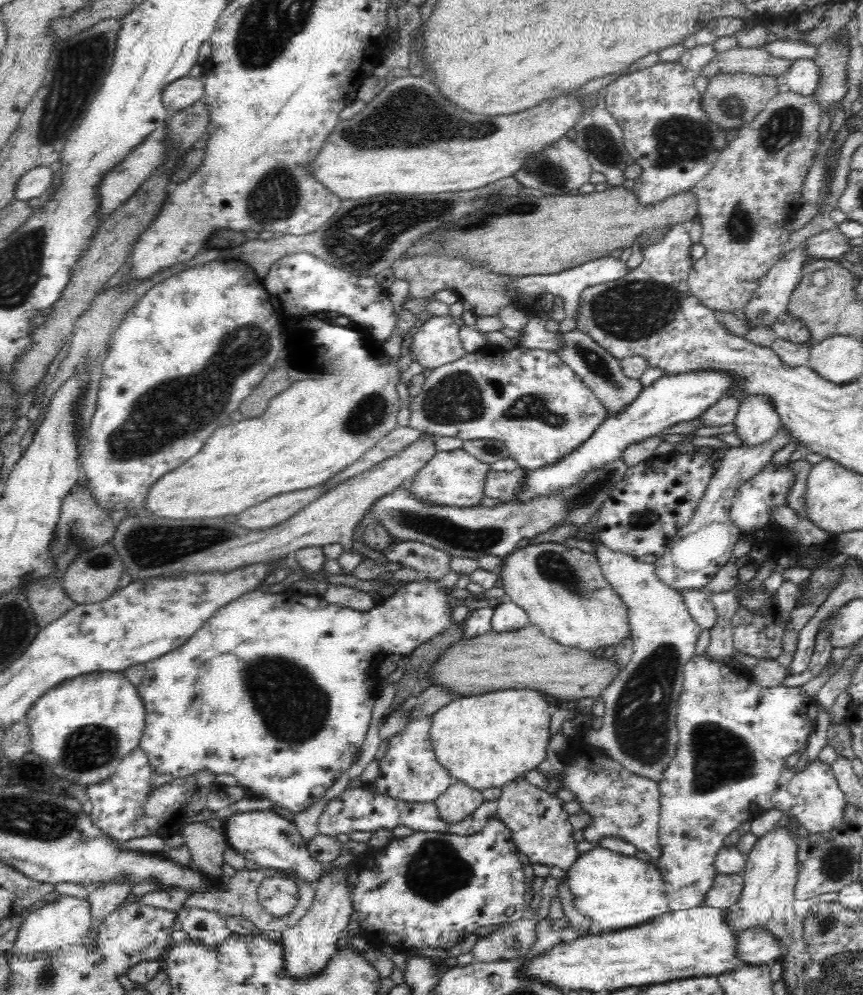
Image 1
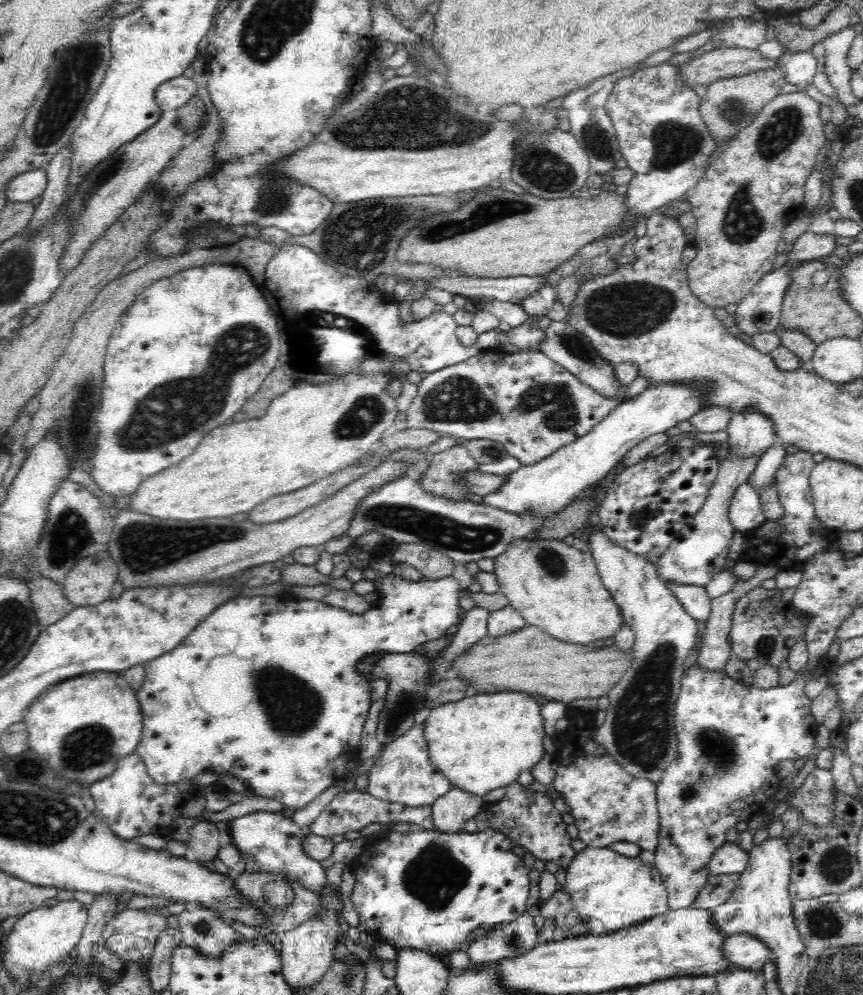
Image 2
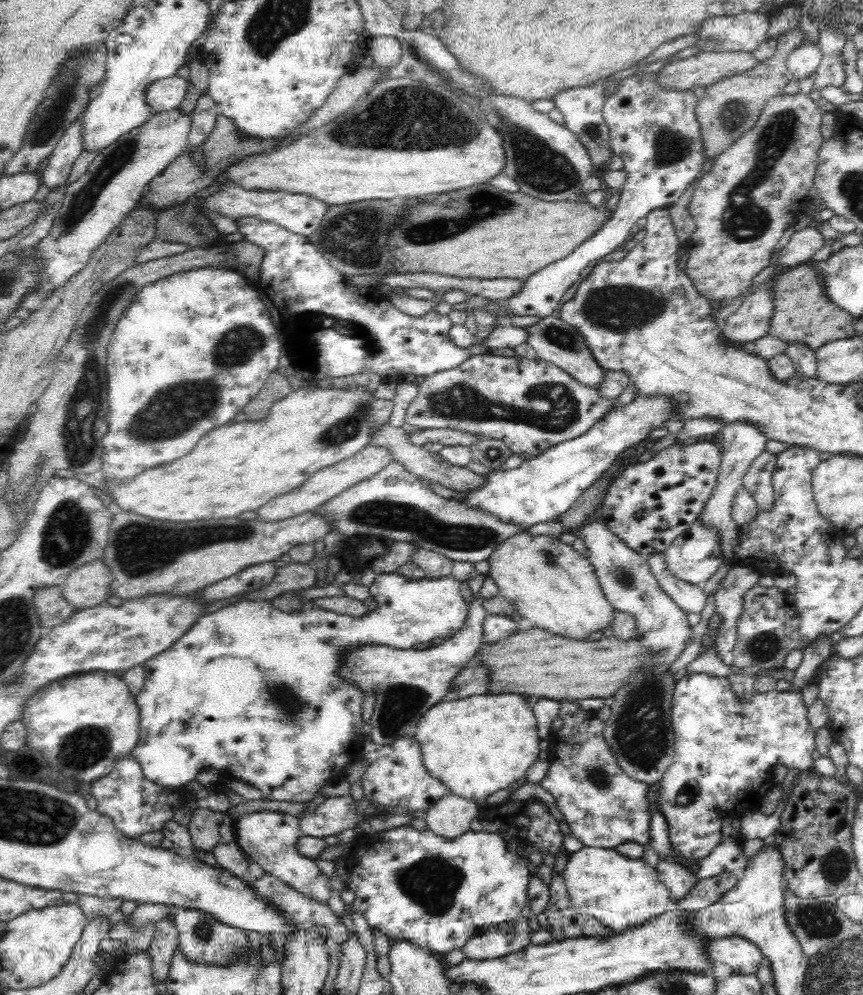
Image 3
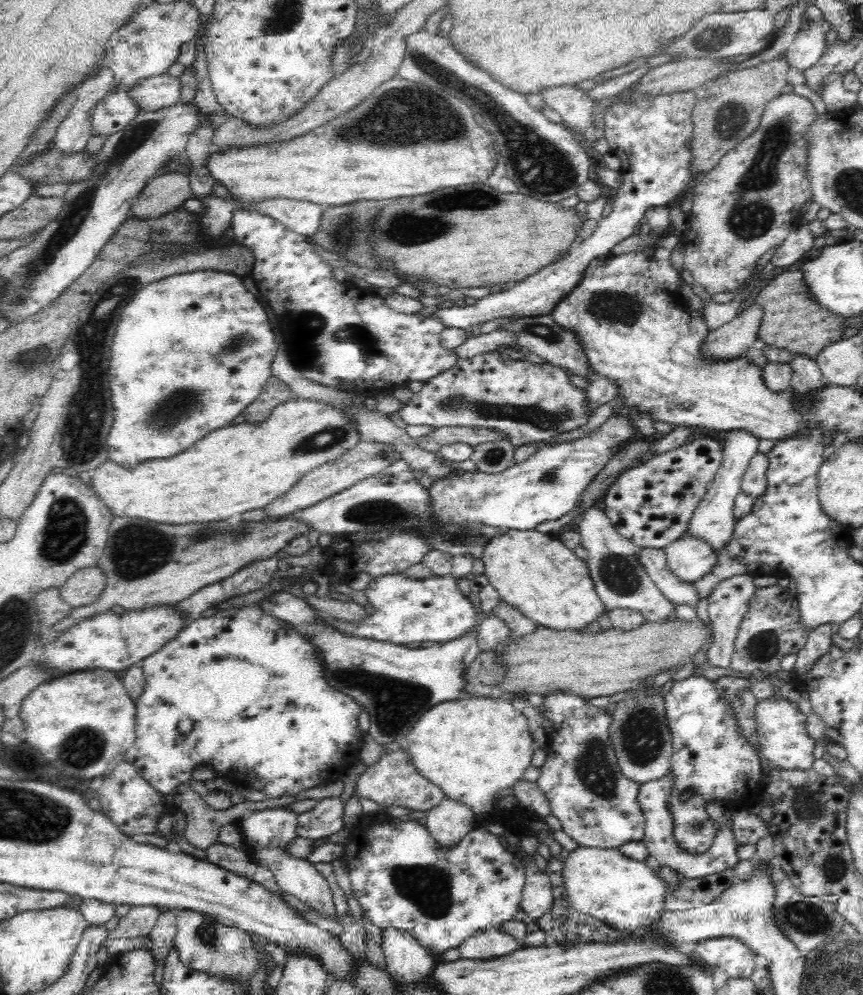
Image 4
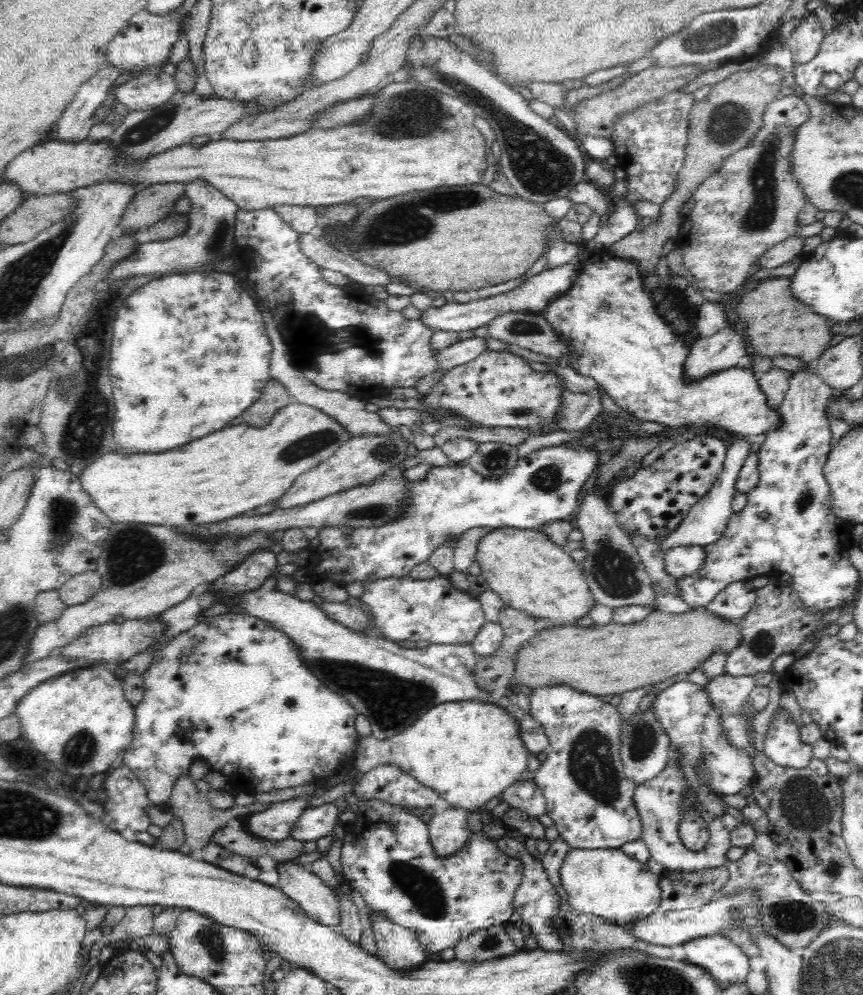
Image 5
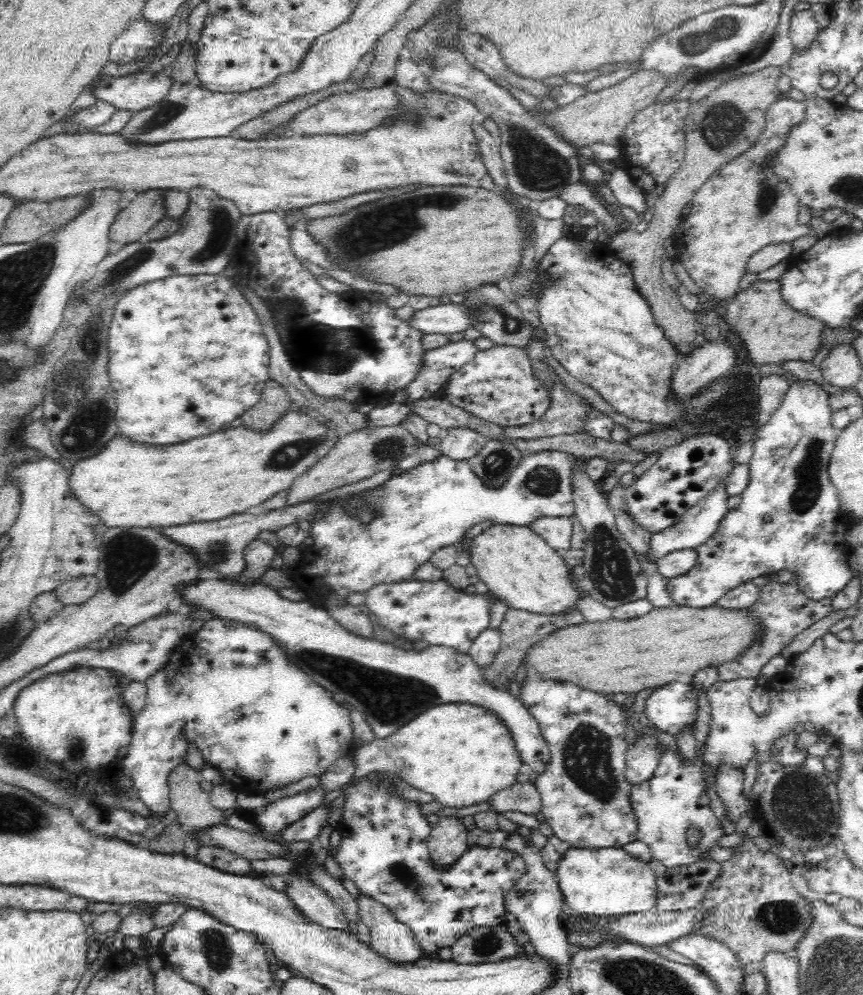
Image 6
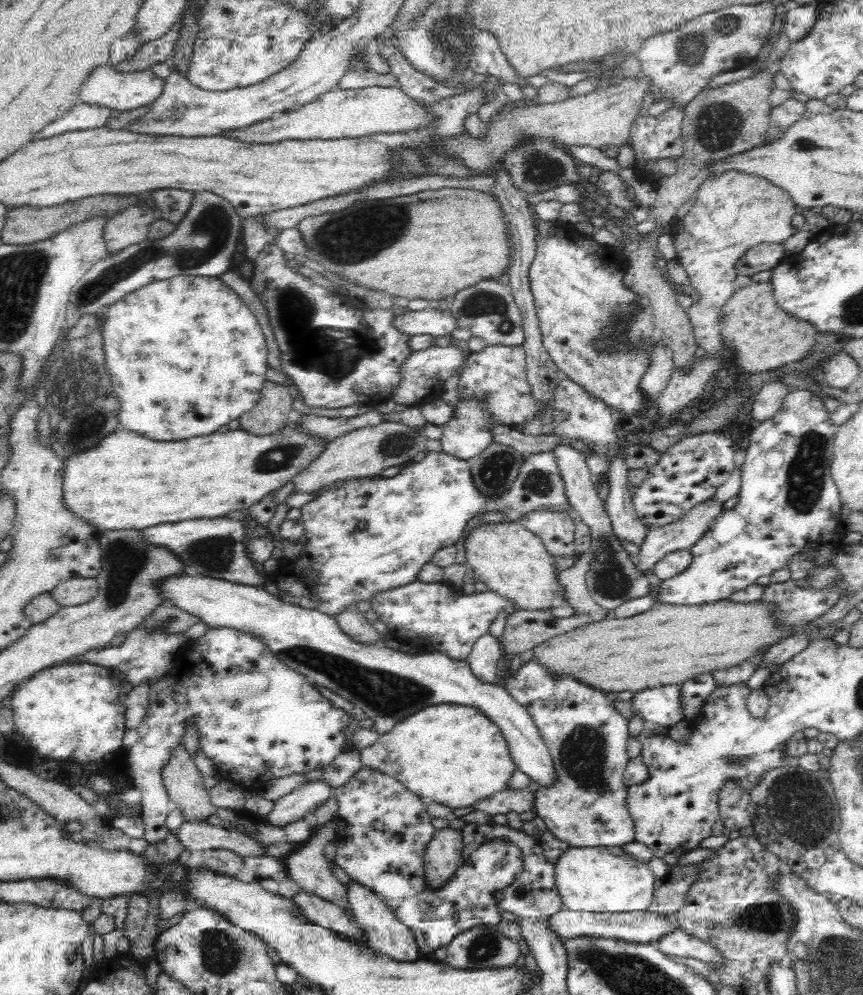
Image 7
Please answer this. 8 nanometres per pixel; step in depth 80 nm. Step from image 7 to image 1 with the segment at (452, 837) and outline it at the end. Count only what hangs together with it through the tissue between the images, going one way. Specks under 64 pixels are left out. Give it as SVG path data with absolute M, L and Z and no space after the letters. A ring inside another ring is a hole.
M454 781L434 804L438 817L446 825L453 825L472 815L483 802L481 792L470 789L460 781Z

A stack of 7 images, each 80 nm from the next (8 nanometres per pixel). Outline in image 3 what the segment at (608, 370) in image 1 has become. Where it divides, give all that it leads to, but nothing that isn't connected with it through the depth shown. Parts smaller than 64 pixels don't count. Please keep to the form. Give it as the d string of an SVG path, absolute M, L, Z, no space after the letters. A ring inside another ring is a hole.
M552 315L540 319L539 322L532 324L532 326L524 327L524 329L528 332L524 342L536 350L541 360L548 361L565 370L581 385L592 388L600 386L605 372L594 361L594 357L590 356L586 343L582 341L582 335L576 329L566 325L566 322L561 322L556 316Z

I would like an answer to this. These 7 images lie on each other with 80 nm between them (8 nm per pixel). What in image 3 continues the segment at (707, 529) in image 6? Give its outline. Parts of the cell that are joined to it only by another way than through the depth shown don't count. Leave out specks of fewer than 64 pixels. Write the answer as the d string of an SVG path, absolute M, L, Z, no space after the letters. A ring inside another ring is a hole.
M735 423L723 426L721 428L721 466L716 478L716 484L708 496L708 500L704 502L702 506L701 514L696 522L700 522L701 526L705 528L711 528L717 532L719 537L720 551L723 553L724 562L716 570L716 574L713 574L711 578L703 585L703 592L706 597L713 594L719 587L720 582L724 579L730 569L729 560L733 558L733 543L737 541L739 534L739 527L734 523L732 519L732 505L735 494L738 489L743 486L743 476L746 474L748 468L750 468L751 462L764 452L764 444L767 440L762 431L758 431L754 425L750 423Z

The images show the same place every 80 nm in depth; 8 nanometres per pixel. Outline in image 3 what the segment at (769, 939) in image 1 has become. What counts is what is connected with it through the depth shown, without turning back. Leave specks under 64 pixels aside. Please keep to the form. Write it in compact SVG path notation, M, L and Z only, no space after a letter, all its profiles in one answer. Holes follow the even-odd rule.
M742 937L706 941L706 955L710 962L728 964L732 973L741 975L754 974L763 958L758 947Z

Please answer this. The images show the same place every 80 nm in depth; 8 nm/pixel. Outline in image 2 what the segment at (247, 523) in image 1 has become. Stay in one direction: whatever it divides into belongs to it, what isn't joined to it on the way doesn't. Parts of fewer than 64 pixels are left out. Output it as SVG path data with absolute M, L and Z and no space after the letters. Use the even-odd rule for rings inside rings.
M374 450L366 452L366 454L362 454L358 460L354 460L354 462L346 466L346 468L342 468L342 470L338 470L338 472L332 472L332 474L326 474L326 476L314 480L312 484L300 488L300 490L294 490L294 492L291 493L268 498L268 500L265 500L262 504L249 510L248 517L252 520L252 523L262 525L281 522L282 520L294 517L301 514L303 510L324 502L339 490L344 489L345 486L348 486L351 482L358 480L362 475L368 474L370 471L378 468L382 463L385 463L388 460L389 458L388 456L385 456L385 454L376 453Z

